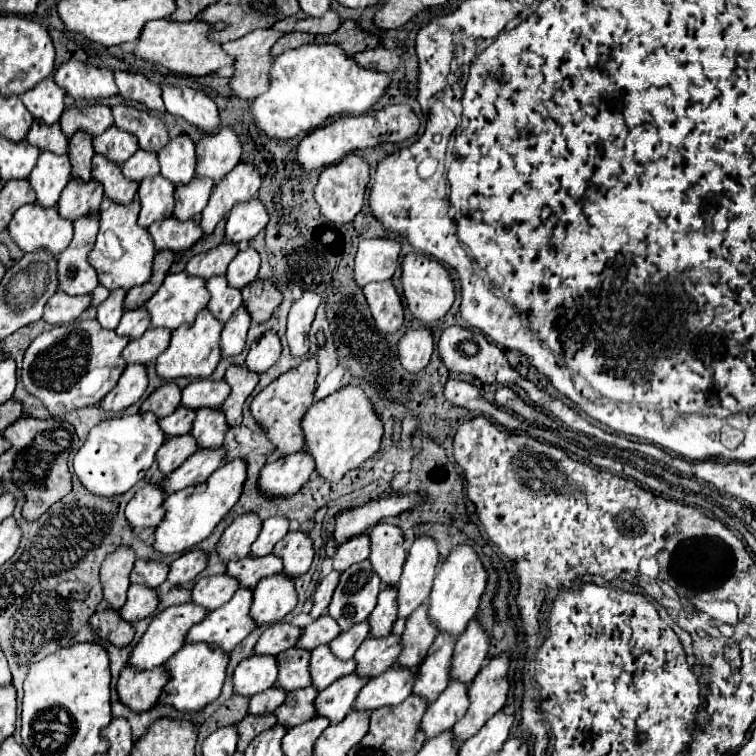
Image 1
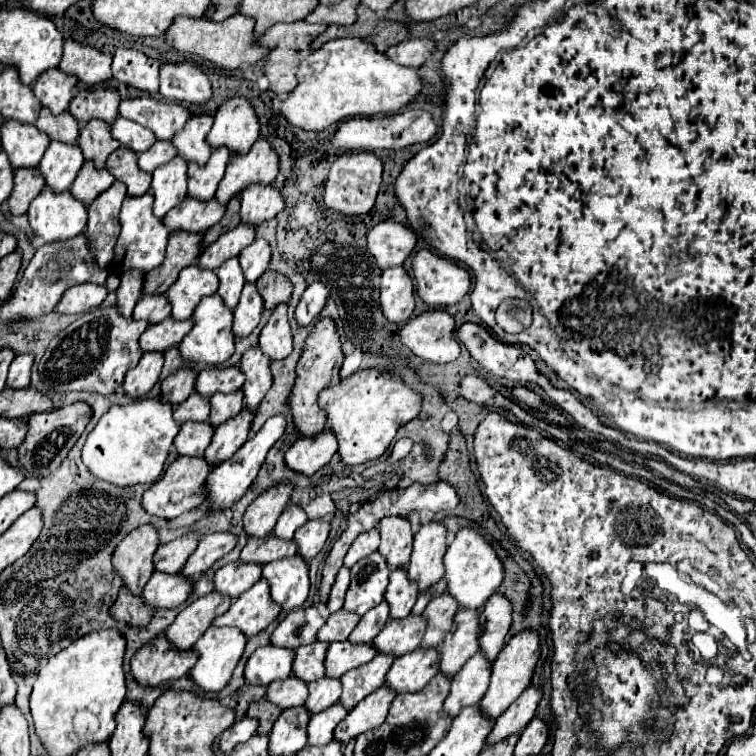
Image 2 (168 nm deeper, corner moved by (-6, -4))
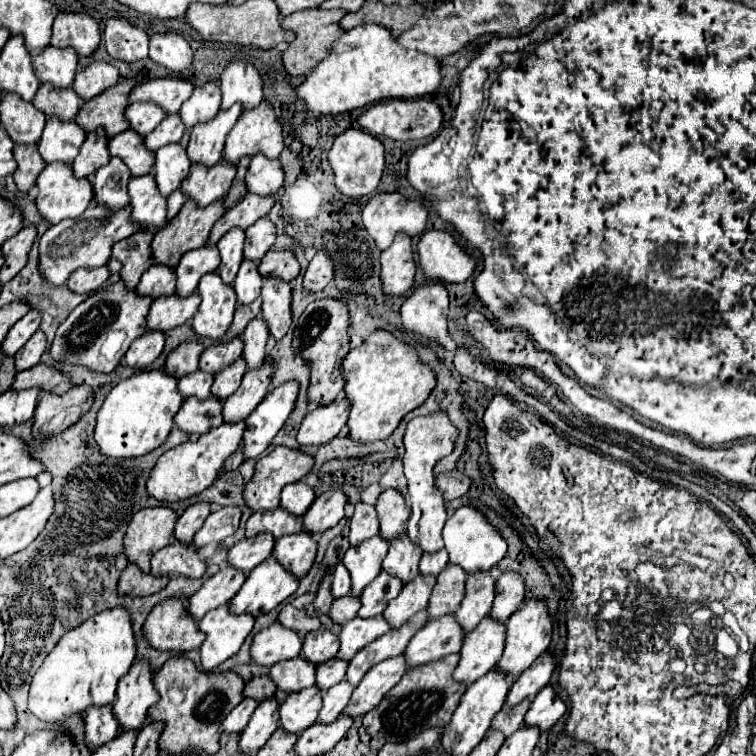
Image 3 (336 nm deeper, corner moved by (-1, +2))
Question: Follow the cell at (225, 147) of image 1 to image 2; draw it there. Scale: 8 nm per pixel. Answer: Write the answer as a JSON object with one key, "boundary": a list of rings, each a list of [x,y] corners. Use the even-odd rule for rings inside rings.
{"boundary":[[[232,98],[218,108],[208,144],[212,150],[228,148],[230,156],[242,156],[252,148],[258,136],[258,120],[252,104],[244,98]]]}

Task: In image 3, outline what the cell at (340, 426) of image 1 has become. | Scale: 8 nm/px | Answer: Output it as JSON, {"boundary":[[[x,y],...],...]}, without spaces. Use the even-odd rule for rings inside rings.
{"boundary":[[[375,330],[361,346],[353,348],[343,360],[347,378],[345,394],[351,400],[349,436],[357,442],[375,442],[389,438],[405,414],[421,406],[435,388],[435,372],[421,362],[417,350],[395,338],[391,332]]]}

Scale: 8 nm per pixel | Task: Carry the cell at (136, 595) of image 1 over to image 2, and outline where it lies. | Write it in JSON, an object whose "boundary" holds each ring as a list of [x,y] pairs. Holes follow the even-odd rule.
{"boundary":[[[154,572],[148,584],[144,586],[142,600],[146,602],[146,606],[152,606],[154,610],[170,610],[184,604],[190,592],[192,584],[186,584],[180,574],[170,576]]]}

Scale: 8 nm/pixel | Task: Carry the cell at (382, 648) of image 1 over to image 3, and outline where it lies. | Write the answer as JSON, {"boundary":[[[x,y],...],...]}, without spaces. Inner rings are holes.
{"boundary":[[[419,574],[409,584],[405,584],[401,594],[397,598],[393,598],[387,606],[387,610],[383,612],[383,616],[387,618],[391,628],[401,628],[401,624],[405,624],[405,620],[409,620],[409,616],[427,608],[433,586],[435,586],[433,574],[427,574],[427,576]]]}

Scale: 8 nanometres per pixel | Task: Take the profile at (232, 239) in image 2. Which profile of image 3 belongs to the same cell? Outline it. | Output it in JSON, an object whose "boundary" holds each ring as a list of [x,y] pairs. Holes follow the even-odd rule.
{"boundary":[[[247,194],[241,202],[237,202],[233,208],[229,208],[213,226],[211,236],[209,236],[209,246],[217,244],[217,240],[229,232],[229,228],[239,226],[243,230],[247,230],[253,222],[257,222],[259,218],[263,218],[271,206],[275,202],[275,196],[255,196],[255,194]]]}

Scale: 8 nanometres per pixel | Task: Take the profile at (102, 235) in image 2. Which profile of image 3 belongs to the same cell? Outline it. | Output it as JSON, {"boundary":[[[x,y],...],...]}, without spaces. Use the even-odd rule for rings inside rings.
{"boundary":[[[113,156],[109,164],[101,166],[91,178],[95,198],[101,204],[107,204],[111,210],[123,208],[125,204],[129,204],[129,192],[127,192],[129,178],[131,178],[131,172],[125,166],[125,162]]]}

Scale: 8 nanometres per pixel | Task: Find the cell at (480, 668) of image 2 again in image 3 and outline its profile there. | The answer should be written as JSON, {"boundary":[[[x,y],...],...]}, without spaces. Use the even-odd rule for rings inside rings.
{"boundary":[[[483,618],[463,640],[461,660],[453,674],[455,680],[471,684],[489,672],[501,660],[505,632],[505,624],[497,624],[493,618]]]}

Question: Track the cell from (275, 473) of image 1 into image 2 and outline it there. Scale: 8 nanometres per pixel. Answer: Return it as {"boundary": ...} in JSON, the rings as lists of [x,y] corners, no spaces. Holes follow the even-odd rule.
{"boundary":[[[322,430],[322,434],[316,434],[314,438],[298,438],[284,458],[290,470],[312,476],[330,462],[336,450],[338,444],[334,442],[334,434],[330,434],[330,430]]]}

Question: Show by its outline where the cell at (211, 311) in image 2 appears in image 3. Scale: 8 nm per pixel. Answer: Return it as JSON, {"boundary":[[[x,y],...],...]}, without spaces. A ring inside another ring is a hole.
{"boundary":[[[209,272],[201,278],[197,292],[201,294],[201,306],[193,316],[193,330],[199,336],[221,340],[233,322],[235,312],[235,290],[231,284],[225,284],[217,272]]]}

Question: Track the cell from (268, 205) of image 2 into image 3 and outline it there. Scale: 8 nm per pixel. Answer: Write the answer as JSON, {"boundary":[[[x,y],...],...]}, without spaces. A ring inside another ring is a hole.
{"boundary":[[[257,154],[251,158],[245,182],[247,190],[253,194],[277,194],[277,190],[283,186],[283,166],[279,160],[271,160],[265,154]]]}

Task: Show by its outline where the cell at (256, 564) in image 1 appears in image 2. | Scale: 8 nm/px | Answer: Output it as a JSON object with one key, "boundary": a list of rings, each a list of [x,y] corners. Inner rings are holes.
{"boundary":[[[270,536],[266,540],[248,540],[244,550],[240,552],[240,562],[266,566],[274,560],[296,556],[296,552],[298,552],[298,546],[292,540],[290,542],[278,542],[278,538]]]}

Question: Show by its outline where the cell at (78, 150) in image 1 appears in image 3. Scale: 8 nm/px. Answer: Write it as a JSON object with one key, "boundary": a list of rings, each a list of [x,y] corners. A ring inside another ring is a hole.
{"boundary":[[[127,78],[119,84],[103,90],[99,96],[83,102],[81,110],[77,112],[77,124],[83,124],[85,132],[93,132],[99,126],[105,128],[107,136],[115,136],[129,128],[129,120],[125,118],[125,108],[129,106],[129,94],[137,86],[135,80]]]}

